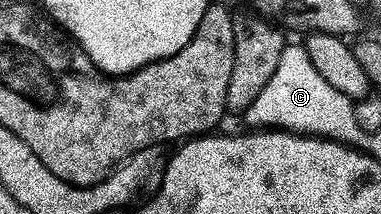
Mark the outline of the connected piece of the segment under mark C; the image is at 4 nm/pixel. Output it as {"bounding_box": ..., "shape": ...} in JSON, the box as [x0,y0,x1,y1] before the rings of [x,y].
{"bounding_box":[244,44,360,146],"shape":[[[287,44],[280,55],[280,63],[268,79],[264,91],[244,111],[247,126],[281,127],[286,131],[305,133],[315,137],[328,137],[331,141],[340,141],[343,145],[353,146],[360,130],[354,114],[355,102],[345,97],[336,87],[332,87],[317,73],[316,67],[308,59],[301,44]]]}

